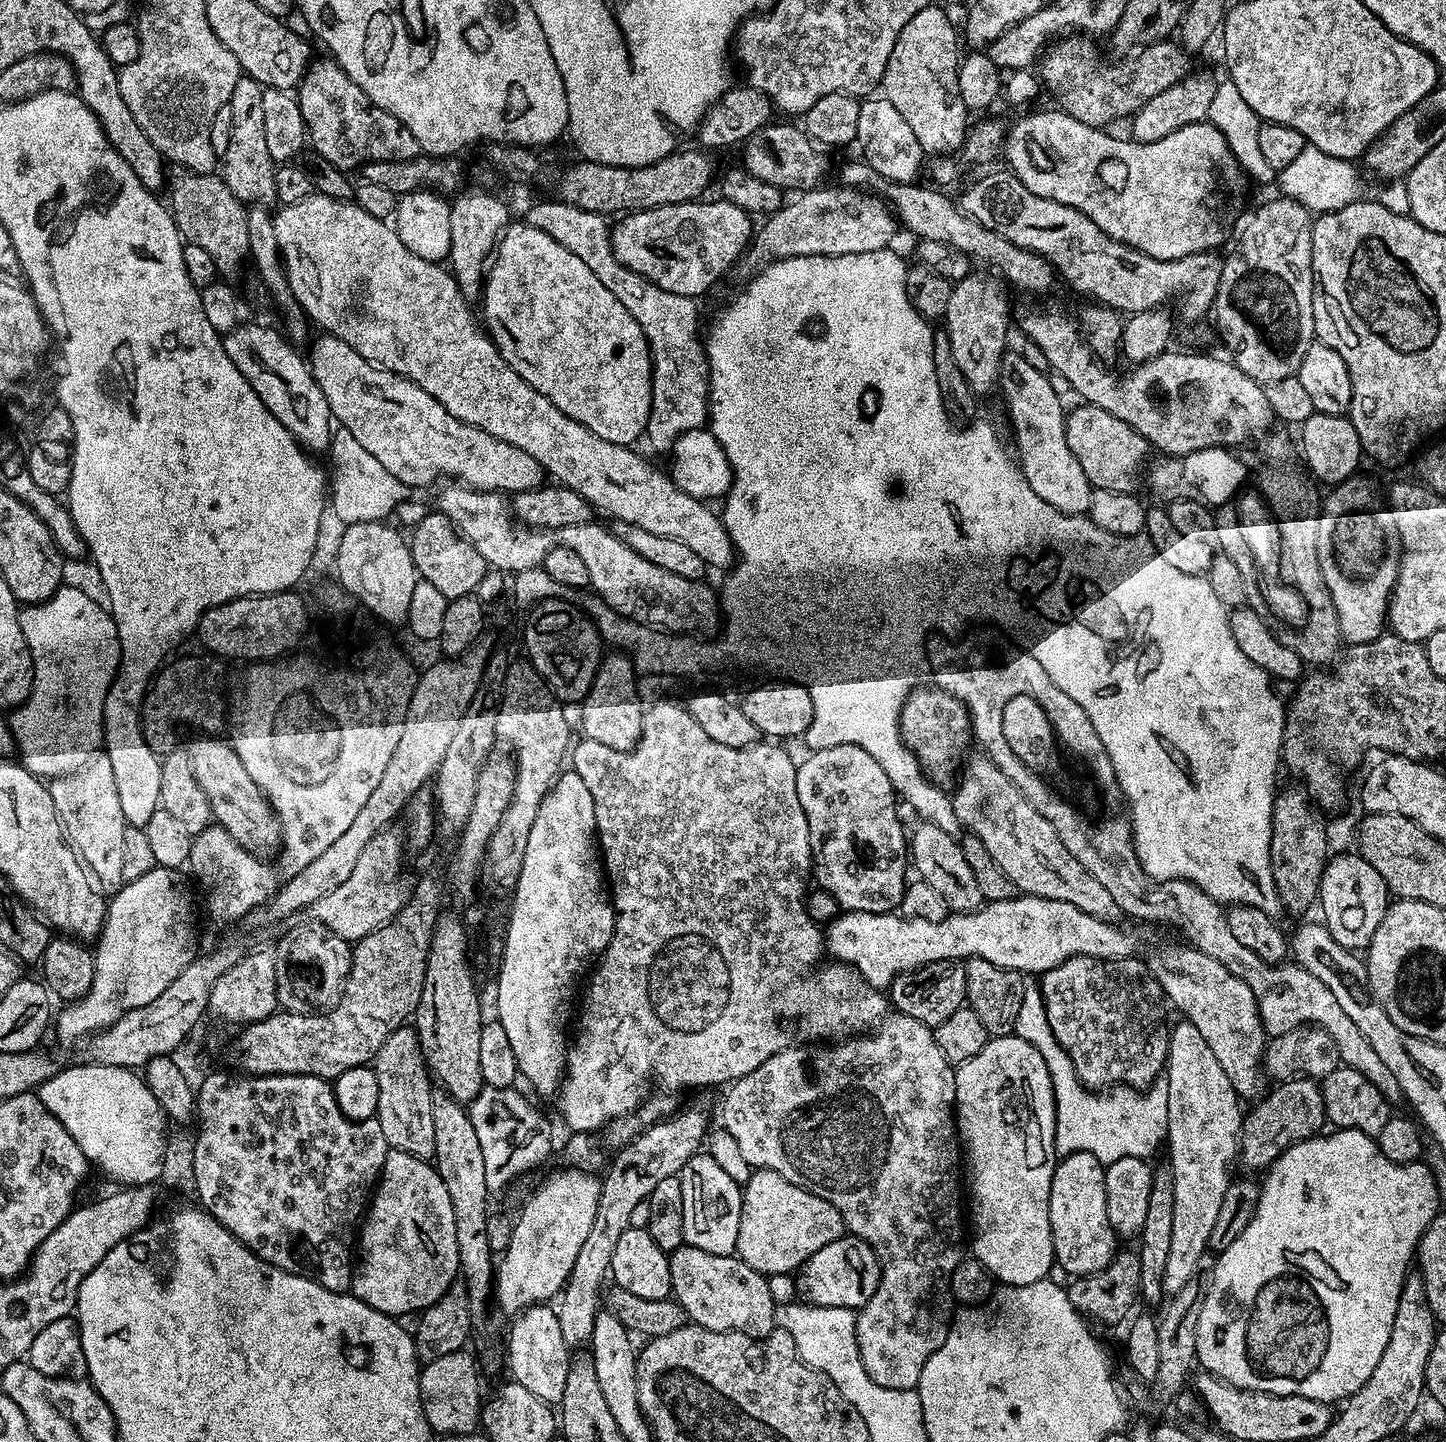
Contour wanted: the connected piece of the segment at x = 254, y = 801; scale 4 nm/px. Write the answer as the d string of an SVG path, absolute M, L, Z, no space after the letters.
M196 738L184 748L190 762L190 771L209 802L212 820L242 846L251 856L271 861L277 855L280 843L280 823L268 800L258 790L258 784L242 766L242 758L225 739Z

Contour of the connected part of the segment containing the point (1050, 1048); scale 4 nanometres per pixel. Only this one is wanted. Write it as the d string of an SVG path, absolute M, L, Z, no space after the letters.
M1025 987L1022 1006L1018 1009L1015 1035L1021 1036L1042 1058L1046 1058L1046 1070L1050 1070L1050 1082L1056 1103L1056 1133L1054 1146L1057 1157L1063 1158L1075 1152L1094 1154L1102 1165L1118 1162L1118 1158L1148 1160L1156 1151L1165 1147L1168 1139L1168 1081L1155 1080L1146 1090L1127 1086L1112 1086L1096 1091L1085 1088L1076 1077L1074 1062L1054 1038L1050 1022L1046 1018L1046 1006L1039 987Z

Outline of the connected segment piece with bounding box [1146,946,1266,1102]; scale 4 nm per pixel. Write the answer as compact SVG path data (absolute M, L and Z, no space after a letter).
M1191 946L1183 947L1154 949L1149 956L1146 956L1148 969L1162 986L1167 1003L1171 1007L1173 1004L1181 1012L1179 1015L1183 1019L1189 1020L1198 1030L1198 1034L1202 1034L1202 1038L1206 1038L1206 1046L1210 1046L1210 1050L1214 1050L1214 1058L1218 1058L1222 1070L1226 1070L1226 1078L1230 1078L1230 1086L1234 1086L1241 1101L1255 1102L1261 1099L1266 1092L1266 1087L1264 1088L1266 1076L1262 1071L1266 1033L1264 1020L1260 1016L1254 994L1250 990L1250 986L1246 986L1246 982L1242 982L1242 978L1230 974L1230 970L1226 970L1226 966L1222 966L1222 962L1210 958L1210 954L1202 954L1202 950Z

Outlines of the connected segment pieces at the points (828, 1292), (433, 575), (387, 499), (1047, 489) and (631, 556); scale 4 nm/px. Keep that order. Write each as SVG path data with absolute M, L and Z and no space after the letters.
M846 1234L811 1256L800 1270L798 1286L801 1297L809 1303L859 1310L873 1297L880 1276L880 1260L875 1250L857 1236Z
M431 510L412 528L412 536L408 540L408 549L416 567L419 579L430 582L430 586L452 600L463 595L473 595L483 576L490 569L486 558L474 550L474 546L460 531L453 526L450 518L446 518L438 510Z
M337 427L329 444L330 468L330 508L342 522L341 525L361 524L366 521L383 521L388 514L408 495L408 489L394 474L390 474L382 462L369 454L350 433L350 430Z
M1005 351L1000 363L998 392L1004 395L1004 404L1008 407L1012 440L1016 443L1014 456L1020 465L1020 473L1042 502L1050 502L1054 510L1067 516L1083 516L1090 506L1093 487L1086 474L1082 474L1078 458L1070 454L1064 426L1066 408L1054 394L1049 377L1030 366L1019 351L1012 351Z
M589 522L578 526L555 529L555 543L562 548L574 550L582 558L590 574L590 588L604 603L611 606L619 616L626 616L638 624L663 630L669 634L692 634L695 628L717 623L718 596L703 579L678 578L654 562L646 562L642 554L634 554L626 542L622 542L607 527Z

